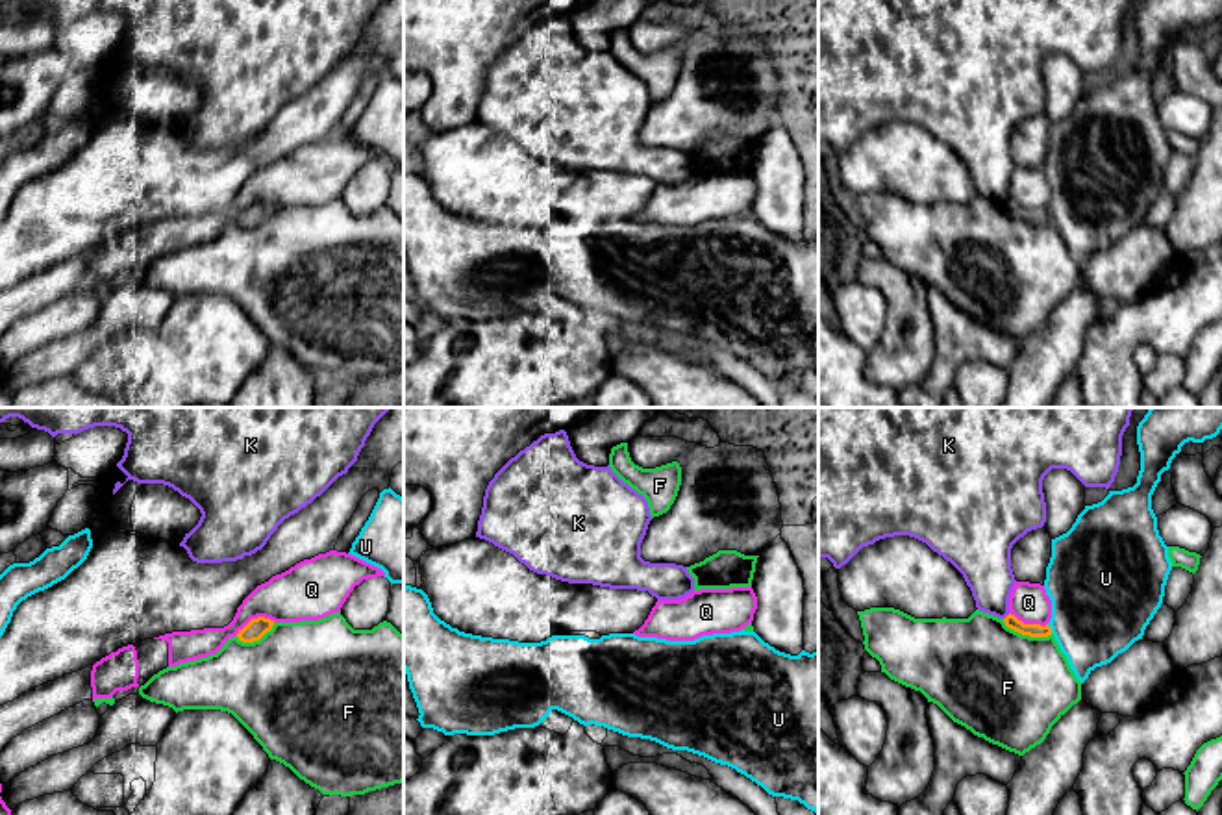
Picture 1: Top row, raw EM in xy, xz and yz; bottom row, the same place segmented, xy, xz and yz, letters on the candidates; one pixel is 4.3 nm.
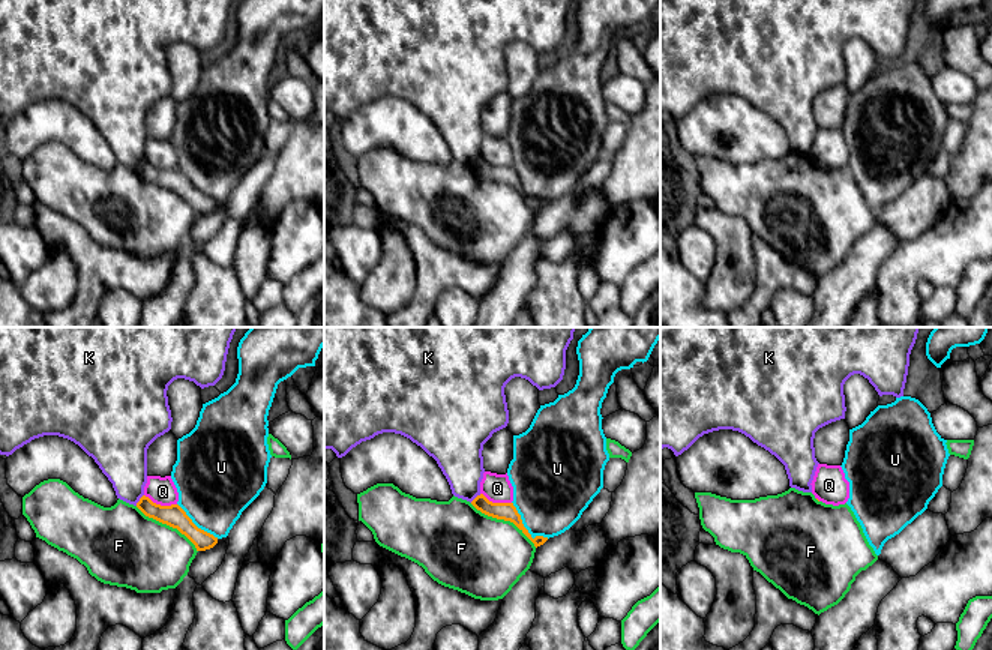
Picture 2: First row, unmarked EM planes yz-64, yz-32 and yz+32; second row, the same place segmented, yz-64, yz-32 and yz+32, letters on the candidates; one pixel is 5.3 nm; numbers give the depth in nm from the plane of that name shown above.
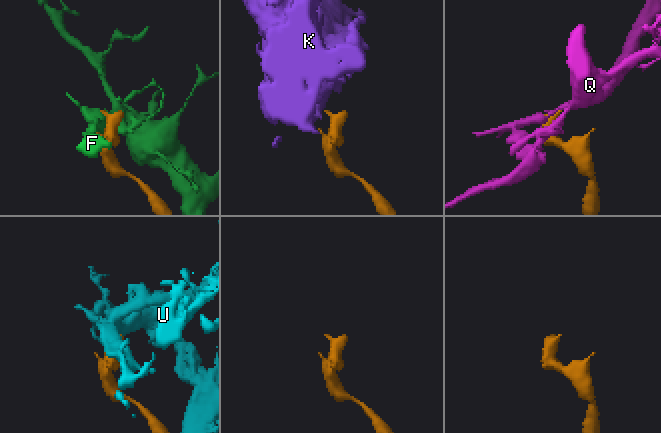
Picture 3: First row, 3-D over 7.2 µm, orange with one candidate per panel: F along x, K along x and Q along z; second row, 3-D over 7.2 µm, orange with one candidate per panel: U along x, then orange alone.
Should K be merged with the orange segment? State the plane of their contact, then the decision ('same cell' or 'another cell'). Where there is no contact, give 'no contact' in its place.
meets orange in yz; another cell

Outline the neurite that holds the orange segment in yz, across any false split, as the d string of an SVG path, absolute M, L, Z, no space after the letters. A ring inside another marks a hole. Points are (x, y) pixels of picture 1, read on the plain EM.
M1007 200L1004 204L1005 211L1022 219L1022 220L1029 220L1029 222L1048 222L1052 220L1052 213L1046 209L1046 211L1041 211L1041 209L1024 209L1022 206L1018 206L1015 200Z

